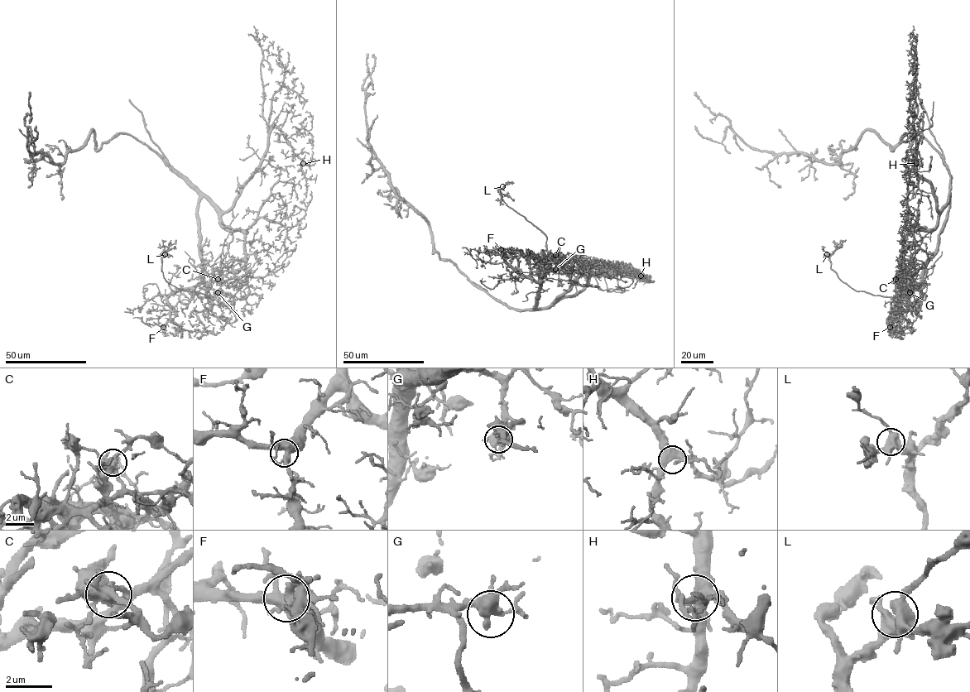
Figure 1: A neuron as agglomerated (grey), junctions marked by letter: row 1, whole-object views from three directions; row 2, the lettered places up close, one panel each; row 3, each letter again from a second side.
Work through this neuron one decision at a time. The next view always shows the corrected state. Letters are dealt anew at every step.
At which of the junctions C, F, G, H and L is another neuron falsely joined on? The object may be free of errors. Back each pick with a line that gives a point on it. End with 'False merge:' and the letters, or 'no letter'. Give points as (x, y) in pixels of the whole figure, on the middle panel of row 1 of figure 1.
C: place (555, 255)
False merge: C

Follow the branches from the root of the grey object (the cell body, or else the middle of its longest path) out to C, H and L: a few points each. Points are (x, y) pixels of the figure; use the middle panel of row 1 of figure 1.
C: (479, 289), (509, 307), (536, 309), (540, 276), (546, 272), (549, 263), (557, 258), (555, 255)
H: (479, 289), (510, 307), (540, 309), (573, 295), (583, 289), (593, 274), (630, 271), (635, 276), (641, 276)
L: (479, 289), (509, 307), (536, 309), (543, 266), (549, 259), (546, 237), (507, 205), (500, 193), (502, 186)

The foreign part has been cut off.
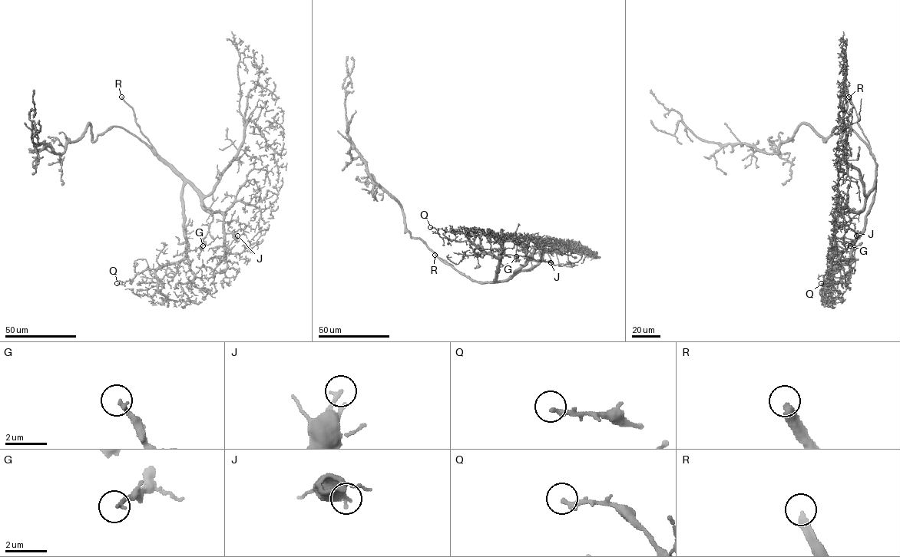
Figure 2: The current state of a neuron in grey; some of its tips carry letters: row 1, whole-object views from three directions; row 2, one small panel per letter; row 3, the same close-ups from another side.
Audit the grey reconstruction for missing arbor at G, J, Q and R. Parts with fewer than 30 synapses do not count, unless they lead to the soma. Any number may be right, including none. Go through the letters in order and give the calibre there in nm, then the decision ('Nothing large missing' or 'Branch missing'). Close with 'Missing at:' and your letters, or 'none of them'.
G: Thickness 190 nm. Nothing large missing
J: Thickness 180 nm. Nothing large missing
Q: Thickness 260 nm. Nothing large missing
R: Thickness 360 nm. Branch missing
Missing at: R

